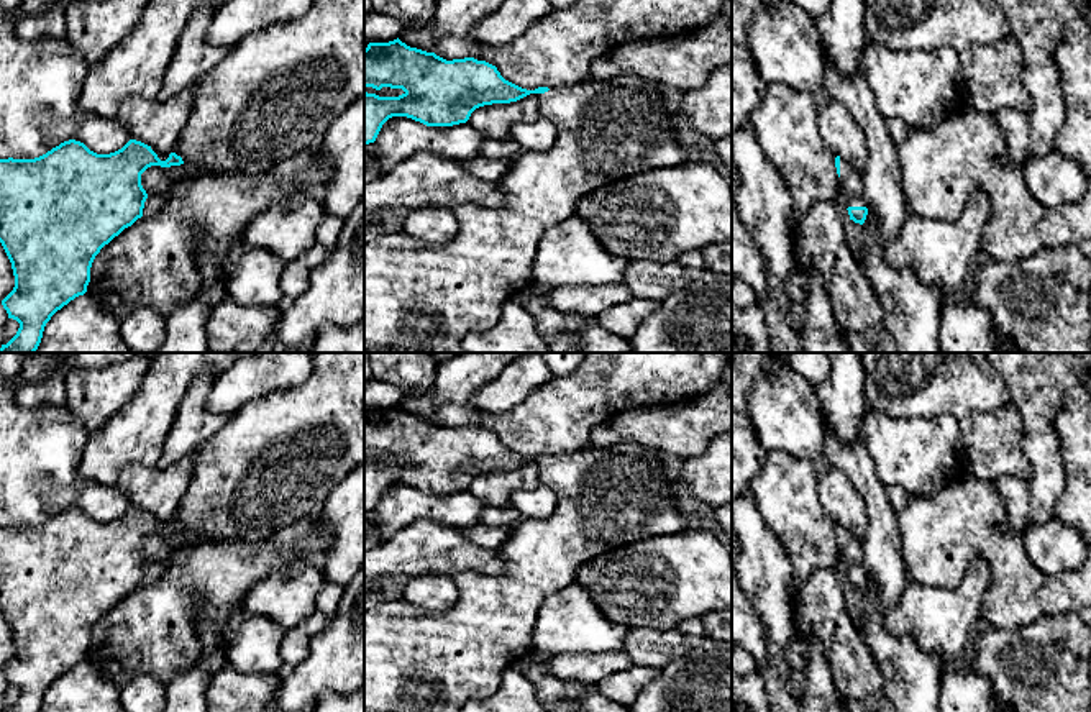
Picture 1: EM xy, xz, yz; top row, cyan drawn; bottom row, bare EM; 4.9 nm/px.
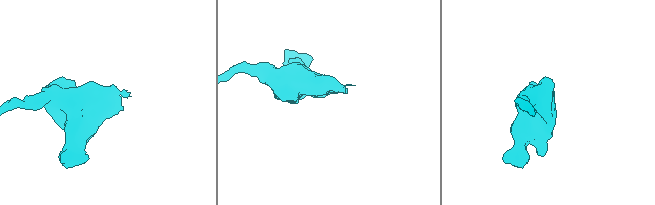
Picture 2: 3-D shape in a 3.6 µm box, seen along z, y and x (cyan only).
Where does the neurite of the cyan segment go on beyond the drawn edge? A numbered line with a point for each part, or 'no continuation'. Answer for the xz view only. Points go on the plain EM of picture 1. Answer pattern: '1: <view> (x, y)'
1: xz (414, 660)

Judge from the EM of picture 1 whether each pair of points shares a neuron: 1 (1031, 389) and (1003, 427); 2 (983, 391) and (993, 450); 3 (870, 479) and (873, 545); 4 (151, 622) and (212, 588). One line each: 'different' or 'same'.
1: different
2: different
3: same
4: same

